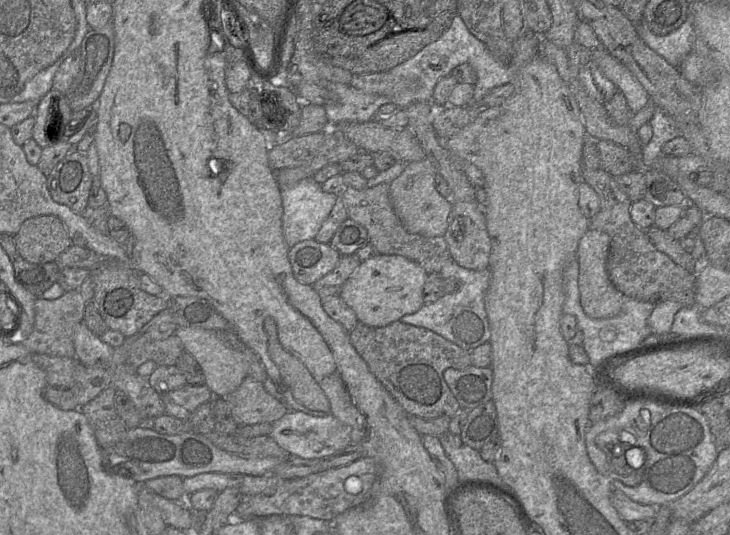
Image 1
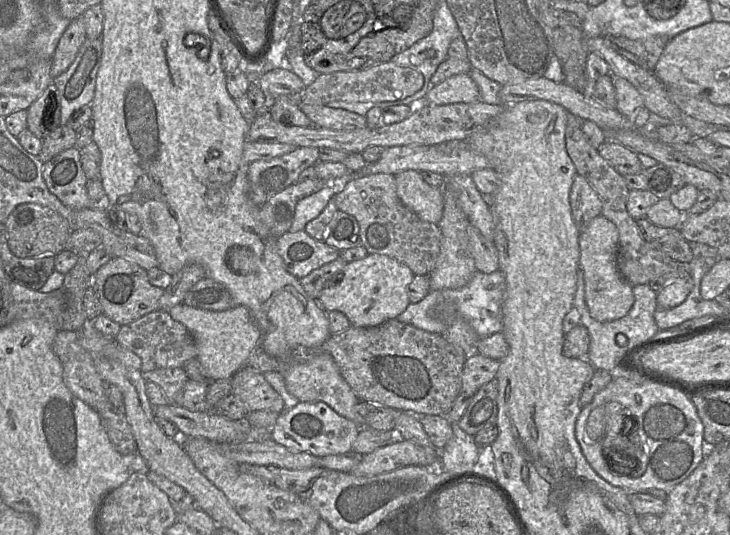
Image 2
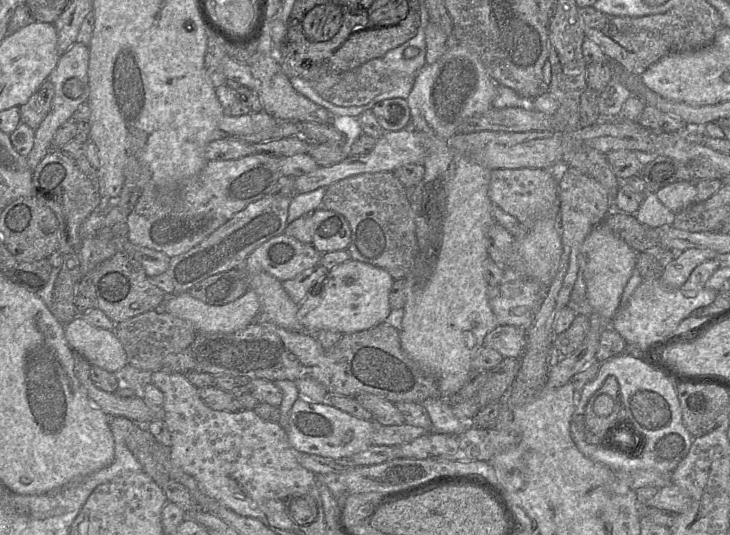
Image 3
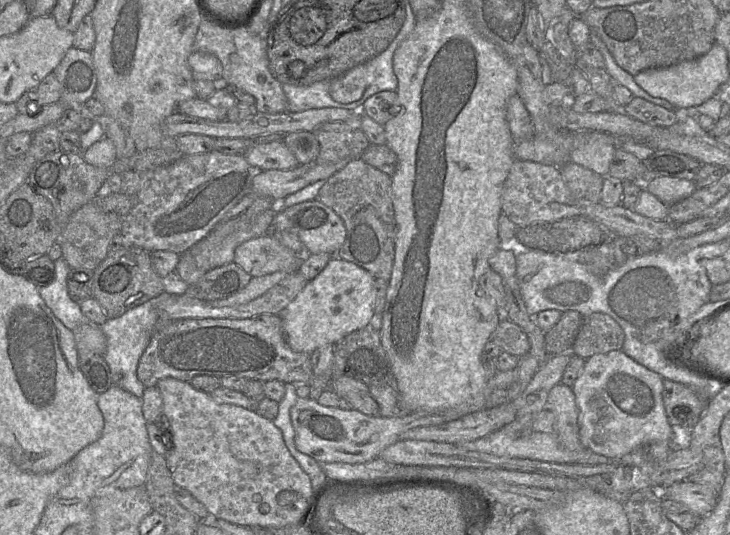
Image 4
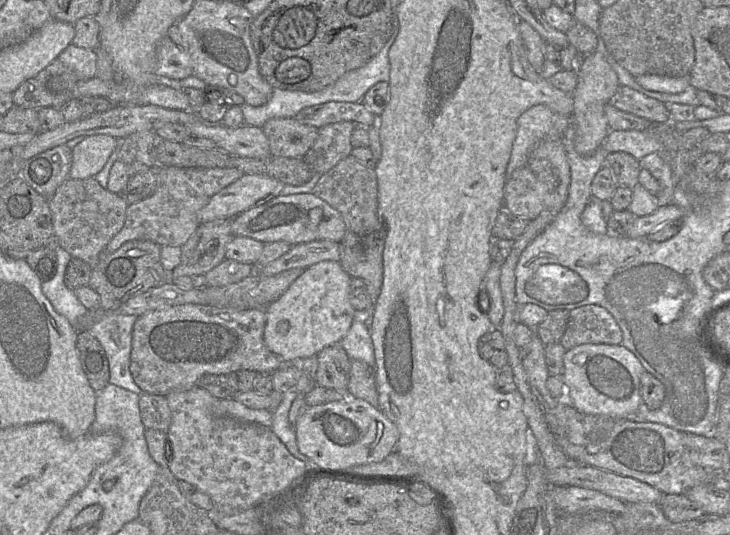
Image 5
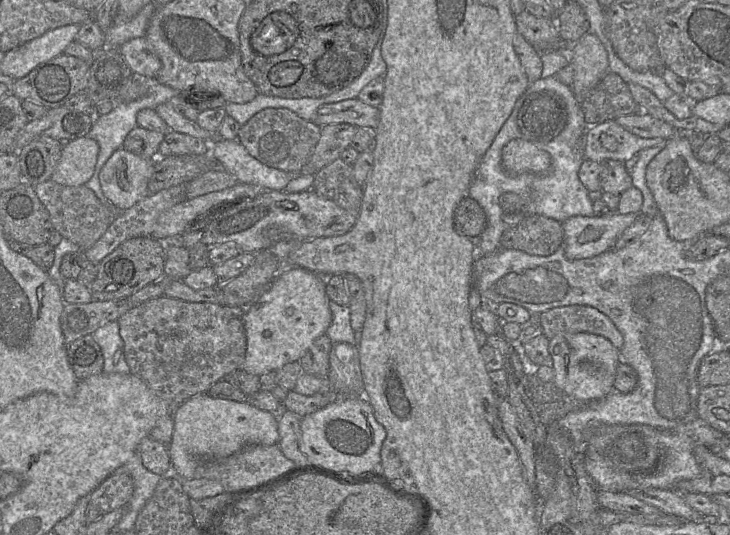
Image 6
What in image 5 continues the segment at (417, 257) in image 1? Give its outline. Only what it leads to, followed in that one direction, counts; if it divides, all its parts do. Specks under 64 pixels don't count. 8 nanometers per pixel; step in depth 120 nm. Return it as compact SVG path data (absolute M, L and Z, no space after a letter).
M349 156L342 161L340 161L337 165L335 165L332 169L330 169L328 172L321 175L321 178L319 179L318 183L316 184L314 188L314 194L321 198L322 200L326 201L328 204L330 204L333 208L335 208L337 211L339 211L344 219L345 225L346 225L346 234L342 241L340 242L340 263L343 267L343 269L353 278L359 278L364 280L364 282L368 286L368 292L370 294L371 300L373 302L373 306L370 307L367 312L371 312L371 309L374 307L377 298L379 296L381 286L383 283L383 250L385 245L385 240L387 236L386 227L384 225L383 220L378 215L378 182L377 182L377 175L375 172L375 167L368 166L366 164L363 164L353 156Z

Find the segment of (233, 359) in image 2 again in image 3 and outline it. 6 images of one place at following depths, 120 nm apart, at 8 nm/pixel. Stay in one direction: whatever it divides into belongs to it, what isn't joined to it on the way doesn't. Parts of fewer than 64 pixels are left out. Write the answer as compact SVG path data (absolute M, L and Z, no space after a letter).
M248 289L236 300L222 304L207 304L188 292L174 294L165 299L165 312L178 318L189 321L196 329L196 333L233 333L241 330L255 321L255 317L260 312L258 295L252 289Z

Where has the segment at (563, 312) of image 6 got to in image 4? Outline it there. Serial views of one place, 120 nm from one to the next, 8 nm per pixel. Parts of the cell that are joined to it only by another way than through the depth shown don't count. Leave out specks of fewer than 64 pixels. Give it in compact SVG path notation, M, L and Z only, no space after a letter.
M593 313L584 316L582 327L571 351L583 359L613 350L622 350L625 334L621 326L609 315Z

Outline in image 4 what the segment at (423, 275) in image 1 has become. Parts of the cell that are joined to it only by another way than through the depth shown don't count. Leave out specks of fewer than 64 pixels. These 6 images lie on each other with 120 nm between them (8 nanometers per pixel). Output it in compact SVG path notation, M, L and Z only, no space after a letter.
M332 254L326 267L307 282L280 314L284 337L290 348L311 354L320 347L336 345L347 335L367 327L375 314L375 280L367 270Z

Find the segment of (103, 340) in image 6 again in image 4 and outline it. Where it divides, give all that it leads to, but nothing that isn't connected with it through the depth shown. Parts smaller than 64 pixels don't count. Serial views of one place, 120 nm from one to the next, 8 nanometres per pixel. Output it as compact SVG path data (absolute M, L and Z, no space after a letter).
M147 301L126 311L119 317L108 318L100 325L100 329L106 337L106 348L103 357L109 366L113 383L139 398L142 398L145 386L137 377L137 365L149 342L157 320L157 308L150 301Z

